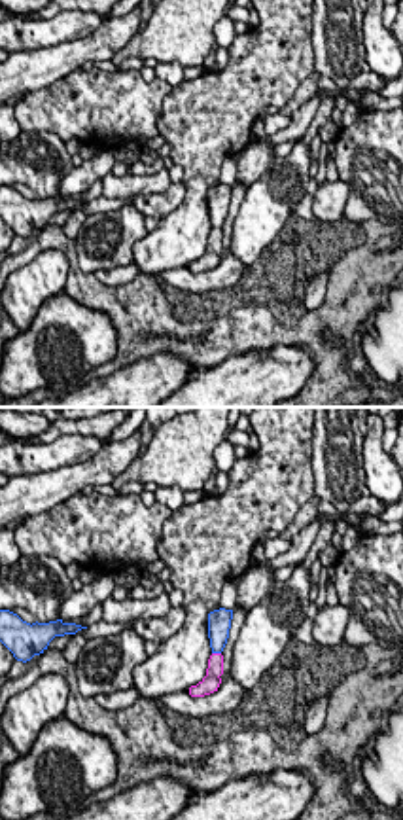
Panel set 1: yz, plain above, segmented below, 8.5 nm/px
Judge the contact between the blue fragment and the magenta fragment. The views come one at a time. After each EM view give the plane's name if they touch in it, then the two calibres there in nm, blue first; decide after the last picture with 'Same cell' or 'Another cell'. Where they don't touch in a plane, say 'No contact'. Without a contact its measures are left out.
Touches blue in yz. Thickness 190 nm (blue) against 140 nm

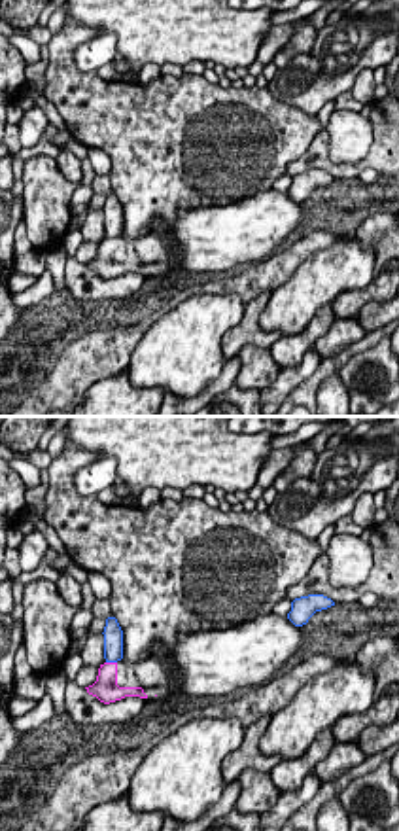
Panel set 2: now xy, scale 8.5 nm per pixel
Touches blue in xy. Thickness 160 nm (blue) against 220 nm

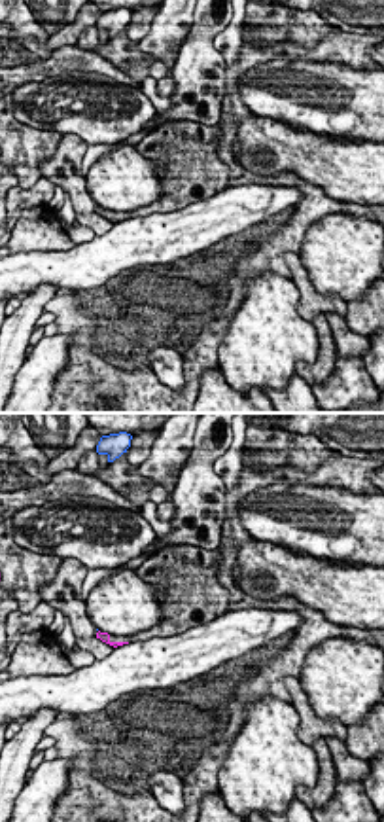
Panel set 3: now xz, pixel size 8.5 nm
No contact

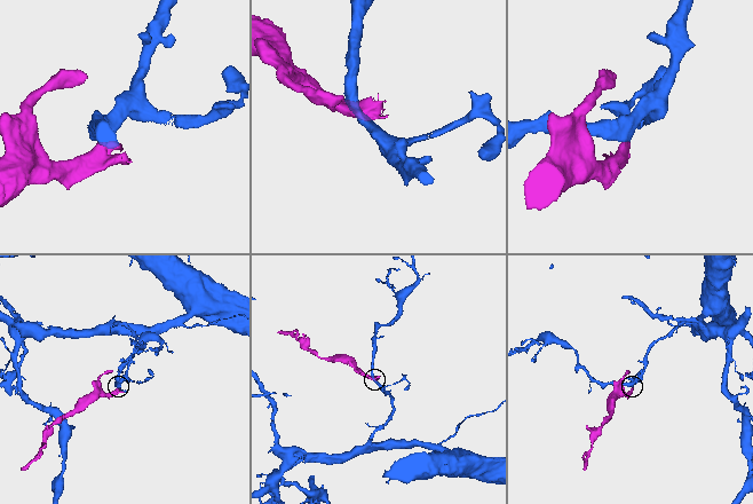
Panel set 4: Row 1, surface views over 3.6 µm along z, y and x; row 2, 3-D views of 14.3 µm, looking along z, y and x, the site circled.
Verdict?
Another cell

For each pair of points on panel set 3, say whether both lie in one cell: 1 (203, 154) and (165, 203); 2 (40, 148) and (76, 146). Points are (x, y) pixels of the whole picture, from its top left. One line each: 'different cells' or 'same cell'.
1: same cell
2: different cells

